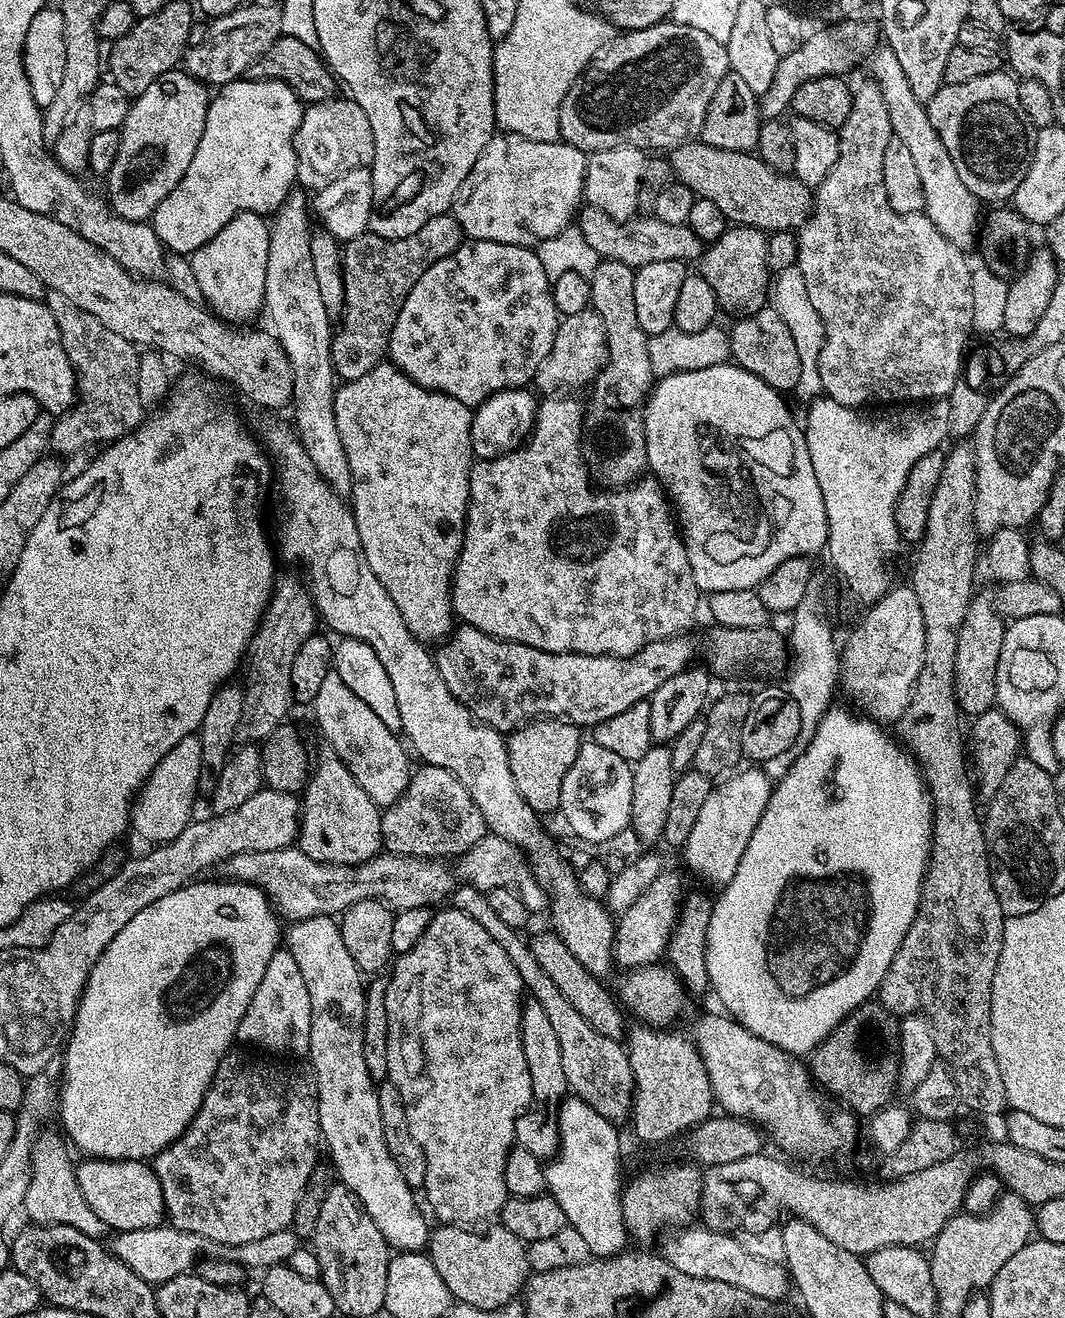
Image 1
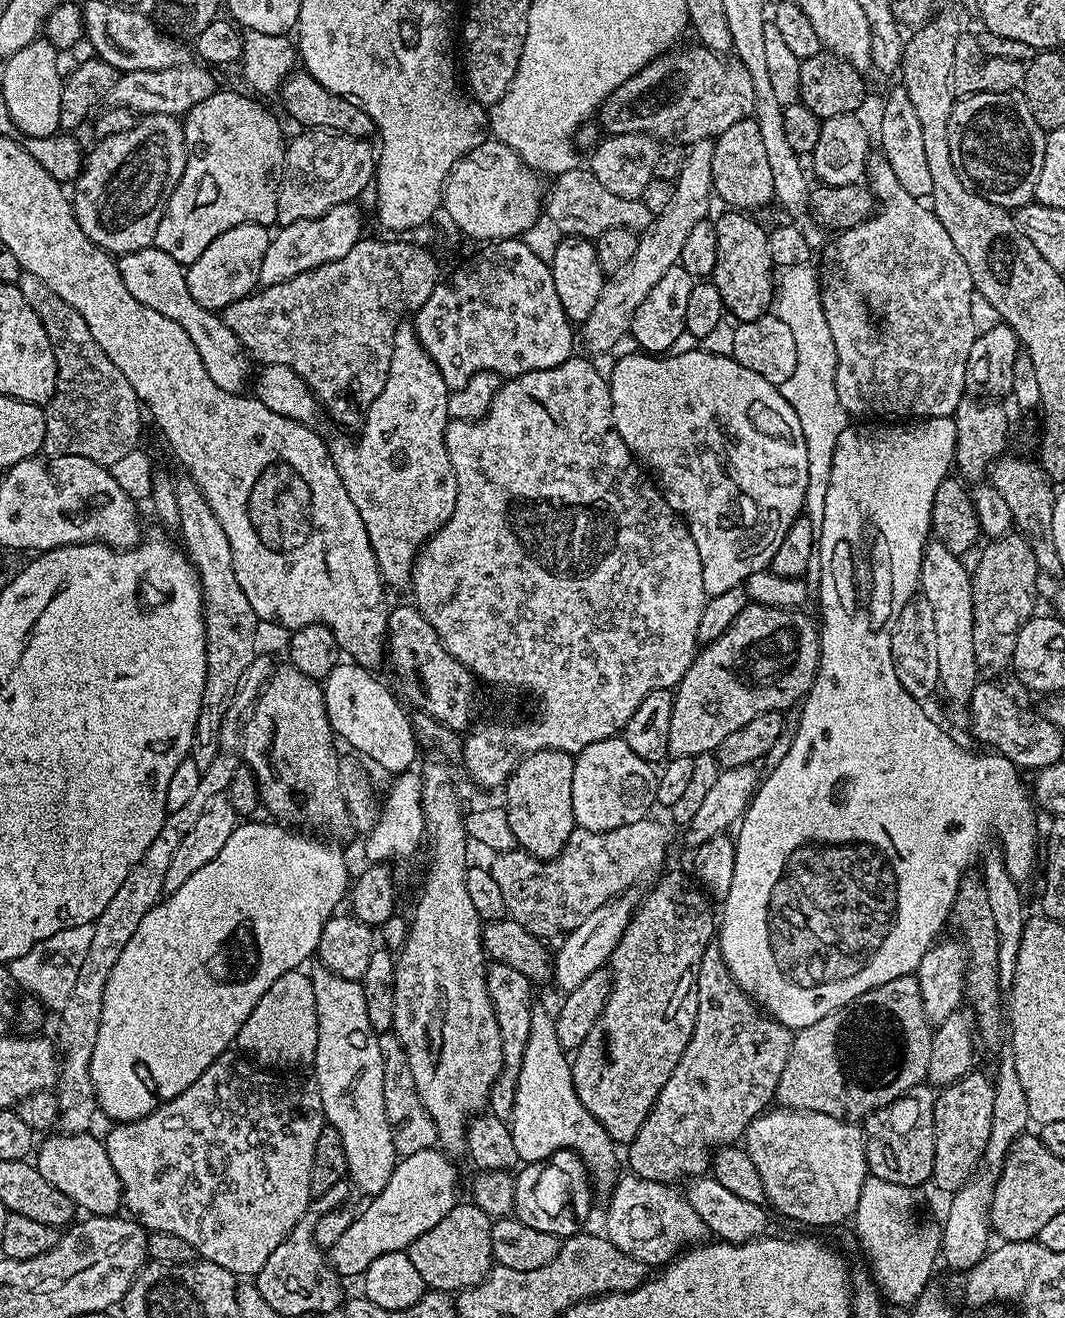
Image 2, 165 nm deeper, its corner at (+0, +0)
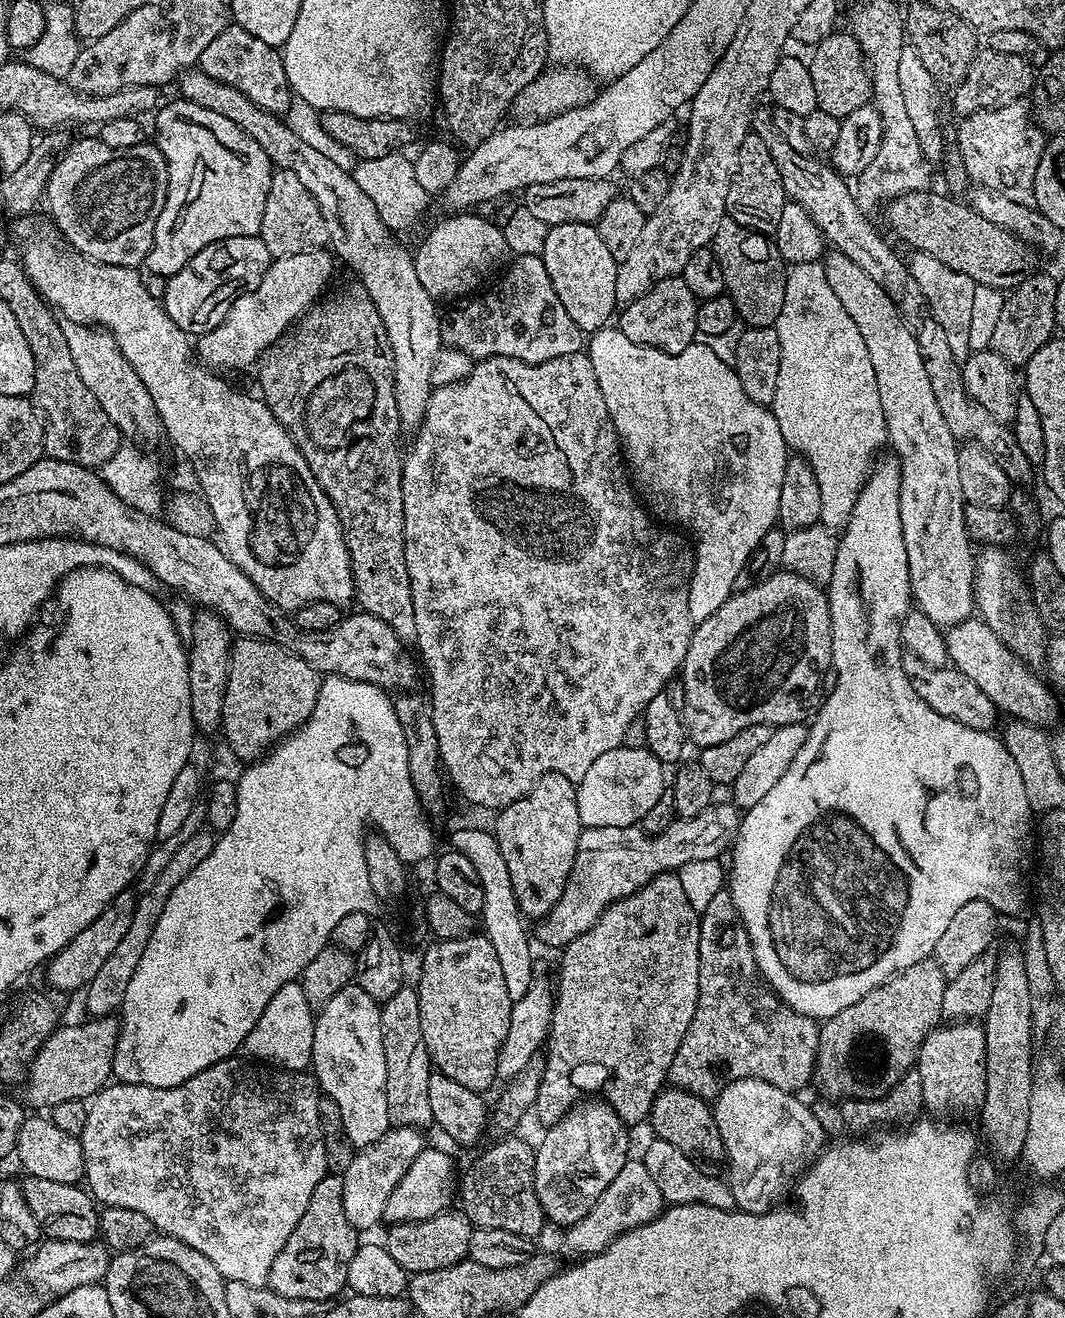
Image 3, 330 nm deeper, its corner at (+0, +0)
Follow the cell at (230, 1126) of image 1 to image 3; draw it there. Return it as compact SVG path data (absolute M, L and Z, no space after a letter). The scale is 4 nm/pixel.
M239 1055L230 1056L173 1088L155 1088L149 1084L109 1083L91 1097L86 1126L80 1135L80 1145L84 1151L87 1191L101 1205L110 1208L122 1206L126 1210L138 1210L138 1214L146 1214L157 1233L186 1242L186 1246L206 1254L206 1258L210 1258L210 1262L214 1262L214 1266L223 1274L225 1281L237 1280L246 1282L246 1286L263 1288L268 1283L274 1258L277 1258L278 1252L285 1246L286 1240L298 1226L302 1214L306 1212L311 1195L314 1194L314 1186L318 1186L318 1182L322 1182L322 1178L329 1175L330 1169L320 1125L322 1093L315 1075L307 1071L286 1072L283 1068L273 1068L270 1064L260 1064L257 1067L251 1059L240 1059Z

